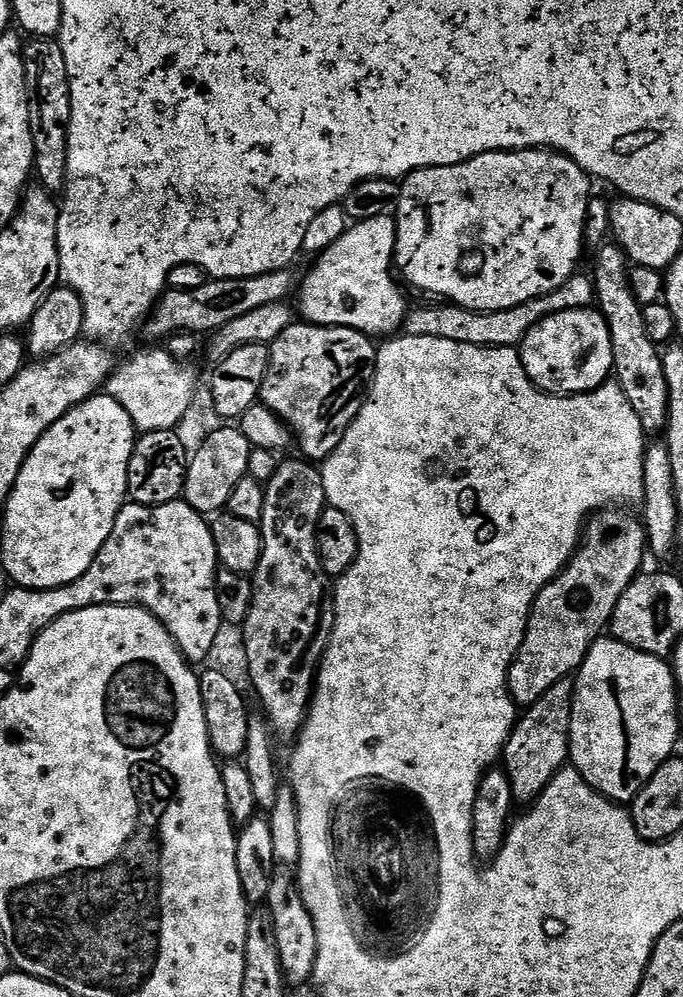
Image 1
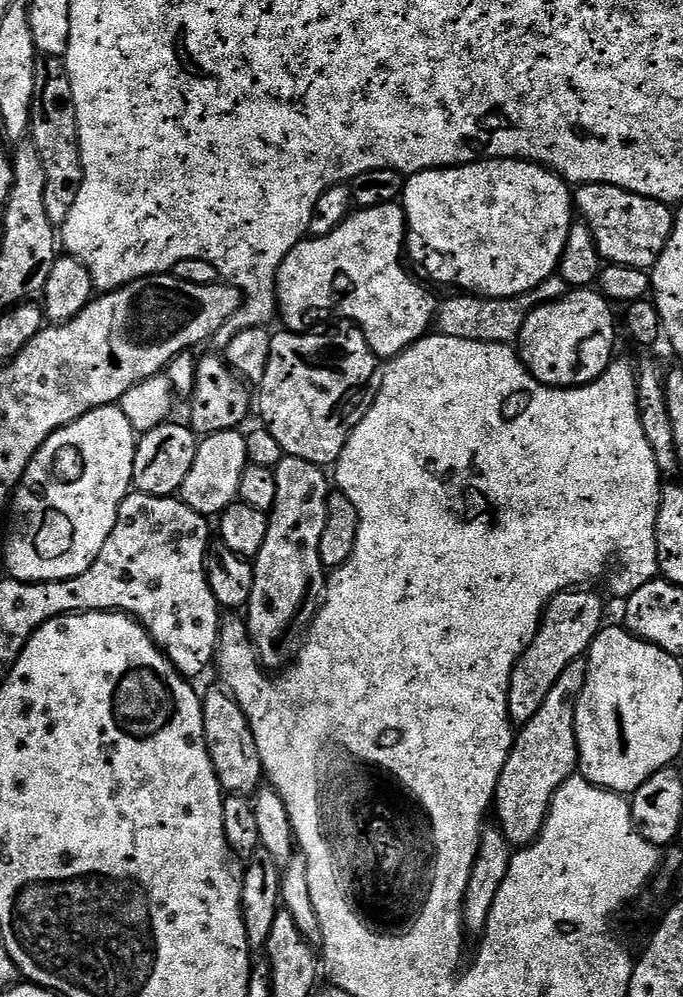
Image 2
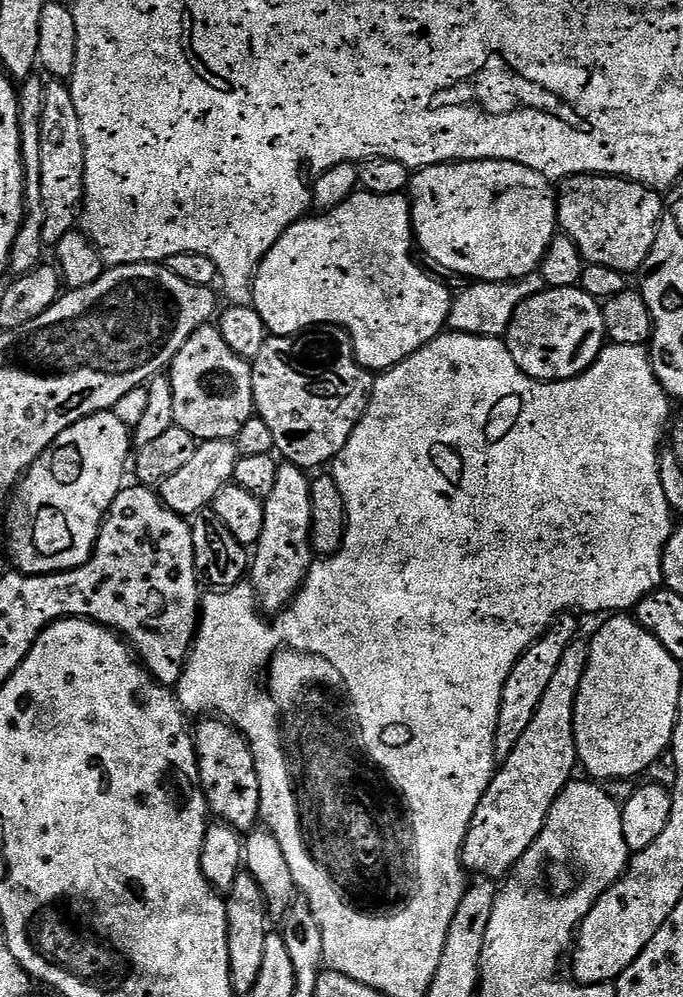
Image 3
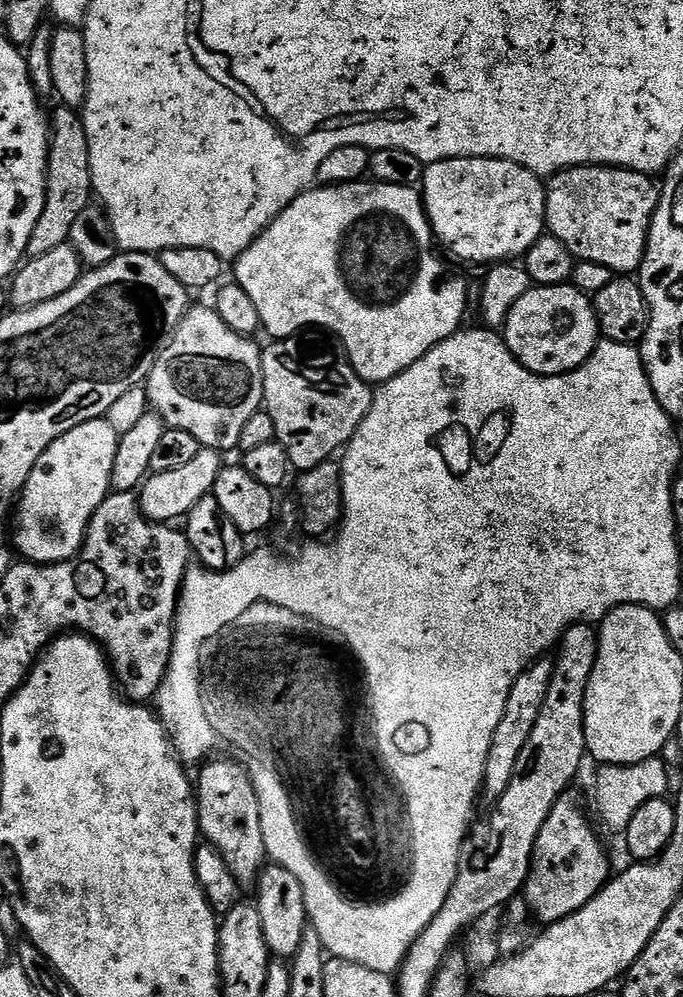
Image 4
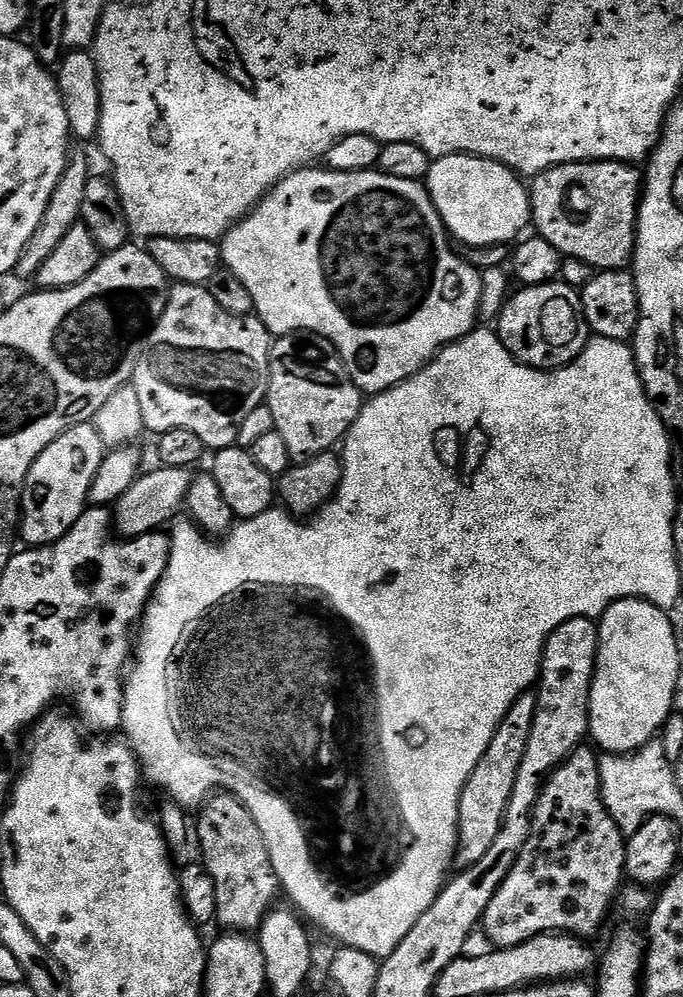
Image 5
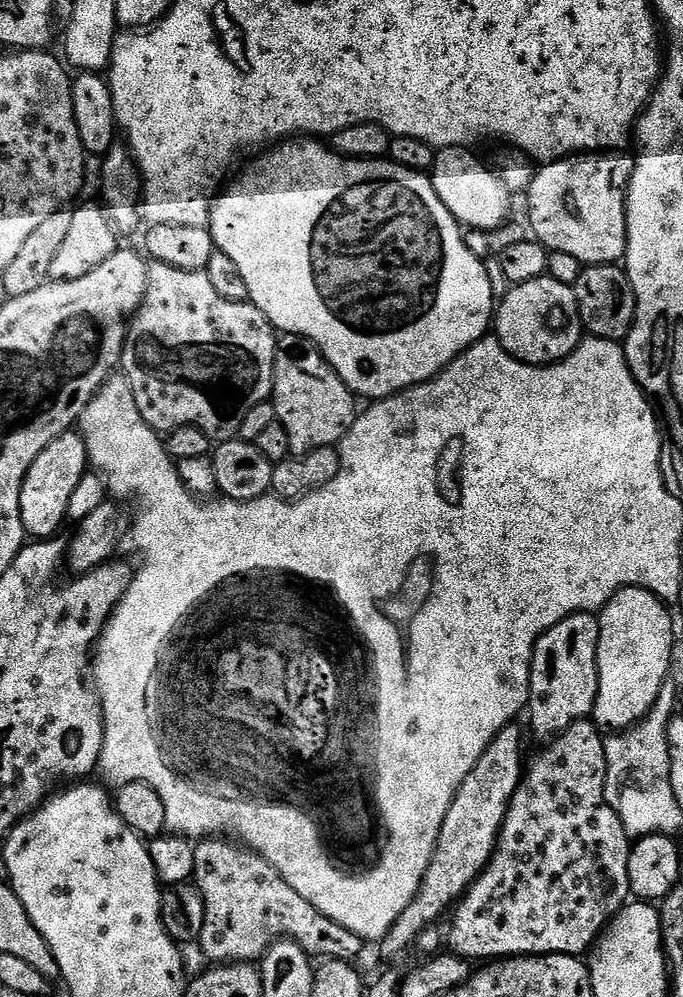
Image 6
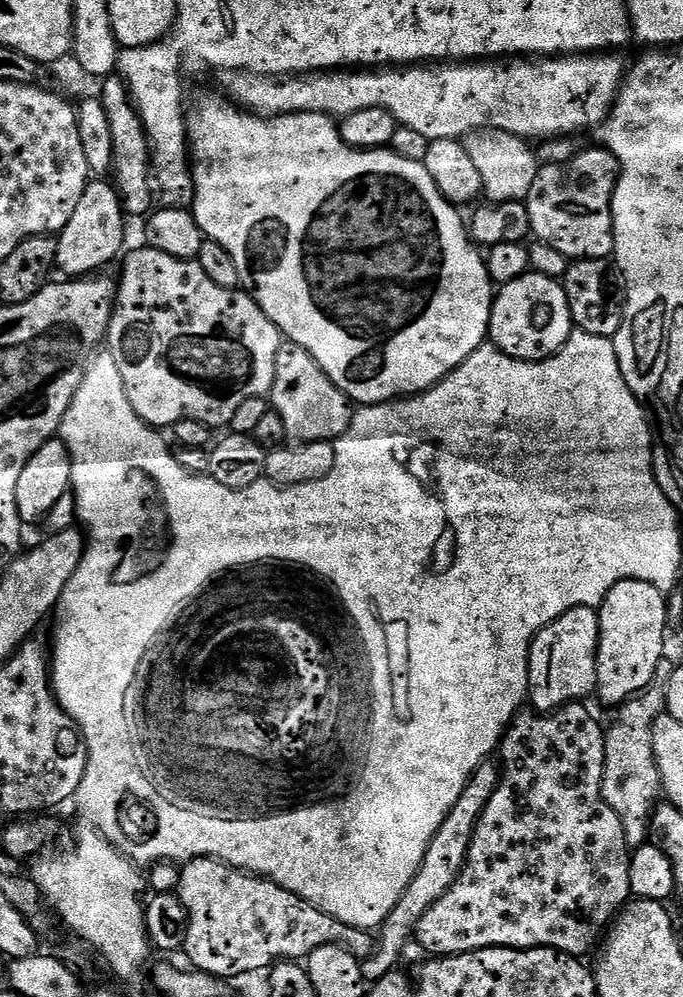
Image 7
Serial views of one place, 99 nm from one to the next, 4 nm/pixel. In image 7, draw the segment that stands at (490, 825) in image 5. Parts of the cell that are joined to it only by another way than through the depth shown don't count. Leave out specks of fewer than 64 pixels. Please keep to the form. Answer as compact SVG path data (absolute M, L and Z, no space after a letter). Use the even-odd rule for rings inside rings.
M487 758L468 779L468 784L462 790L458 802L454 802L454 806L450 810L450 814L446 814L442 826L438 826L438 830L422 858L422 866L418 866L410 886L406 886L406 890L394 906L394 910L390 910L390 914L380 925L378 939L375 941L375 955L365 959L360 965L365 981L380 980L386 973L393 971L399 965L396 963L399 962L408 940L410 944L413 939L416 923L420 921L422 914L426 914L426 910L430 910L430 906L434 902L438 902L438 898L442 898L442 894L446 894L446 890L450 890L450 886L454 886L454 882L460 876L460 871L464 868L464 863L468 861L468 847L472 841L478 818L482 814L486 802L490 802L494 790L500 785L501 775L501 765L495 759Z

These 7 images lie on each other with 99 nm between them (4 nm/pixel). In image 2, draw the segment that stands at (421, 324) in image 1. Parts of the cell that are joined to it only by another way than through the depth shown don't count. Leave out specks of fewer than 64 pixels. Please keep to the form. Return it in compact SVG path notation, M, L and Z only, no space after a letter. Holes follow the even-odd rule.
M557 274L550 277L546 282L542 282L542 286L514 298L452 294L456 296L450 297L445 304L439 305L434 317L434 324L441 336L462 338L470 342L511 345L513 342L519 341L522 326L533 310L540 304L549 304L562 299L562 297L568 295L569 291L568 283Z

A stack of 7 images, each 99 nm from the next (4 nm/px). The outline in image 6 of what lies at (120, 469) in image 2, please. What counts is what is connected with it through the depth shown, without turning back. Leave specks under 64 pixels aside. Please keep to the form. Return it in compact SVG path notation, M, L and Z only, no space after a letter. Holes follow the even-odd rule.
M79 431L64 432L30 466L24 479L22 494L20 495L20 513L24 523L24 531L32 538L52 538L68 520L68 507L85 473L89 471L90 461L88 451L84 445L84 437Z

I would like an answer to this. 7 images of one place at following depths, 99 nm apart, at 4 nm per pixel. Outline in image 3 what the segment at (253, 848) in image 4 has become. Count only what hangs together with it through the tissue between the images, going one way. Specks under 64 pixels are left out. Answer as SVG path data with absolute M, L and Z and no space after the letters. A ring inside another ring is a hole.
M204 718L197 724L200 725L194 728L196 764L200 768L200 784L208 799L209 813L241 834L255 829L261 819L260 783L247 738L223 718Z

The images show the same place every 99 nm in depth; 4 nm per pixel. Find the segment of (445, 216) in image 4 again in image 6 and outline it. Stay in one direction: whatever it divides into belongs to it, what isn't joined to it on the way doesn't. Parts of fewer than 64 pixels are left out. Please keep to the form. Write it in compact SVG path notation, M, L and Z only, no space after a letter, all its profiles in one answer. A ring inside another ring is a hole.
M467 147L437 151L436 161L430 169L430 179L446 210L450 210L450 214L465 229L494 230L509 223L508 211L512 208L514 196L497 173L495 176L478 157L468 152L471 151Z

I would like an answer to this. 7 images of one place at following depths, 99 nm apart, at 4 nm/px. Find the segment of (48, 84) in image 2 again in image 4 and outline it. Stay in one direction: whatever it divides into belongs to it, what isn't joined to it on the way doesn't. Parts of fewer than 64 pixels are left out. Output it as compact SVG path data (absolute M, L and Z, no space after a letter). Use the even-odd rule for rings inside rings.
M57 107L57 112L54 111L50 116L50 135L48 137L48 189L46 190L46 202L42 206L42 214L38 217L38 222L34 226L34 231L30 234L30 242L28 243L27 255L31 258L42 258L42 254L47 254L50 250L55 250L57 246L62 246L68 243L70 238L70 230L74 226L78 214L82 214L82 210L86 210L88 205L93 203L94 193L92 190L92 171L90 170L90 146L86 142L86 130L84 129L83 115L75 108Z

